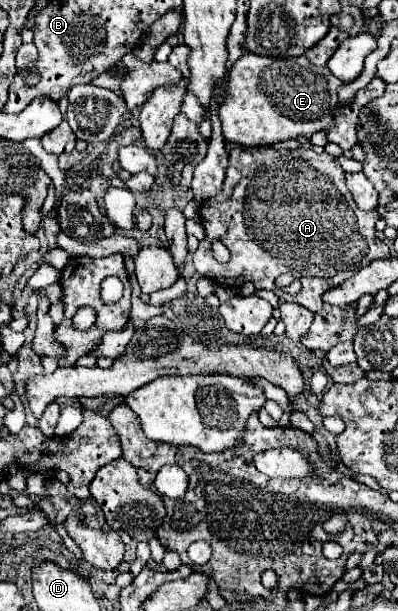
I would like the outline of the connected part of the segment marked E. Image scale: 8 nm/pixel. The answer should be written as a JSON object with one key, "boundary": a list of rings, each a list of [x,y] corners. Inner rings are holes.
{"boundary":[[[247,52],[229,70],[225,100],[219,106],[223,136],[227,142],[237,142],[241,146],[267,146],[299,136],[309,138],[333,124],[333,110],[339,104],[337,88],[341,84],[345,82],[337,80],[331,72],[327,74],[327,68],[313,66],[305,56],[297,56],[297,60],[277,60],[271,56],[253,56],[253,52]]]}

